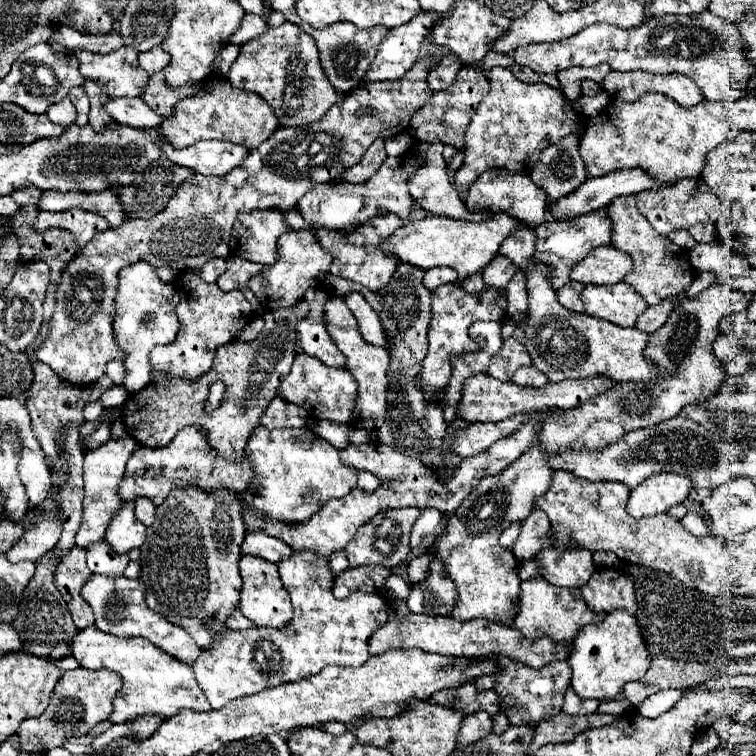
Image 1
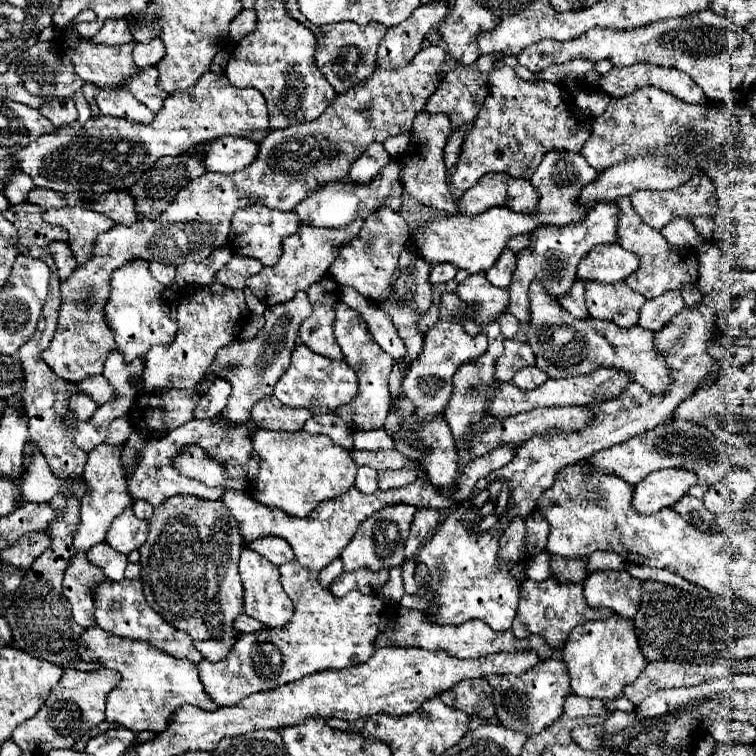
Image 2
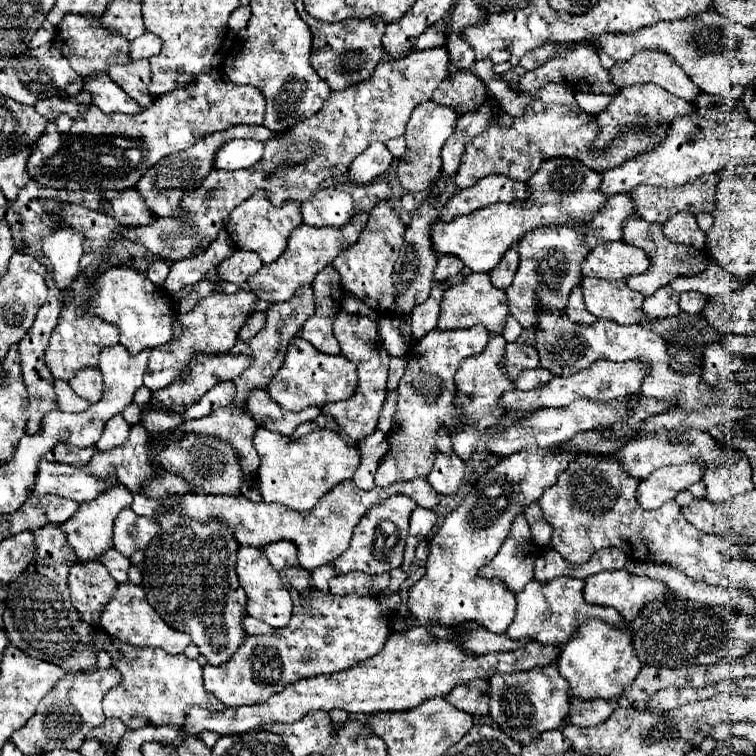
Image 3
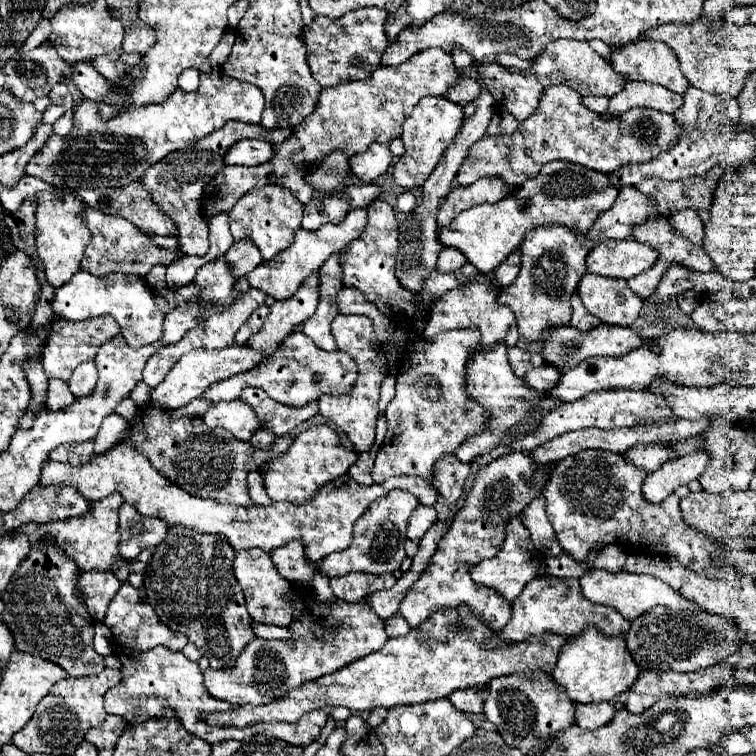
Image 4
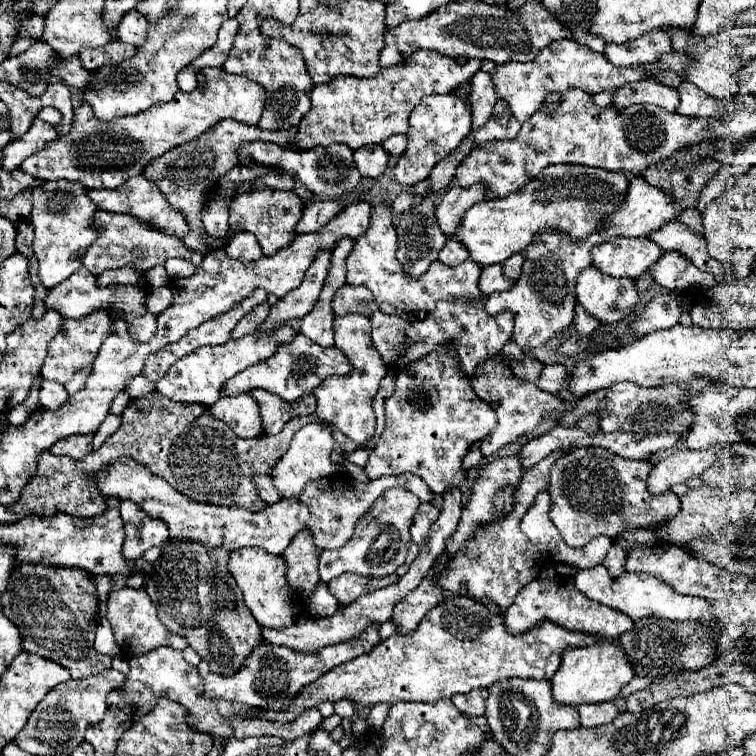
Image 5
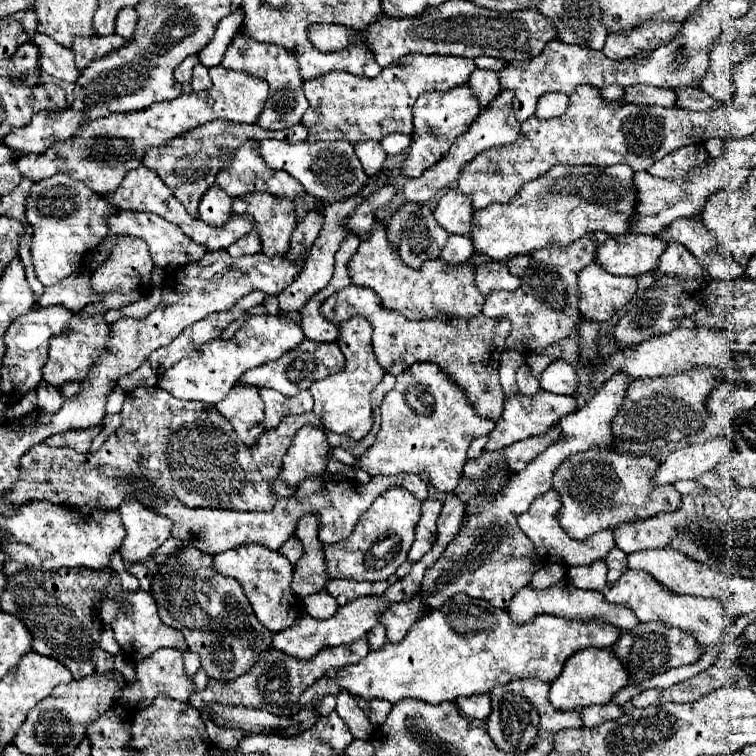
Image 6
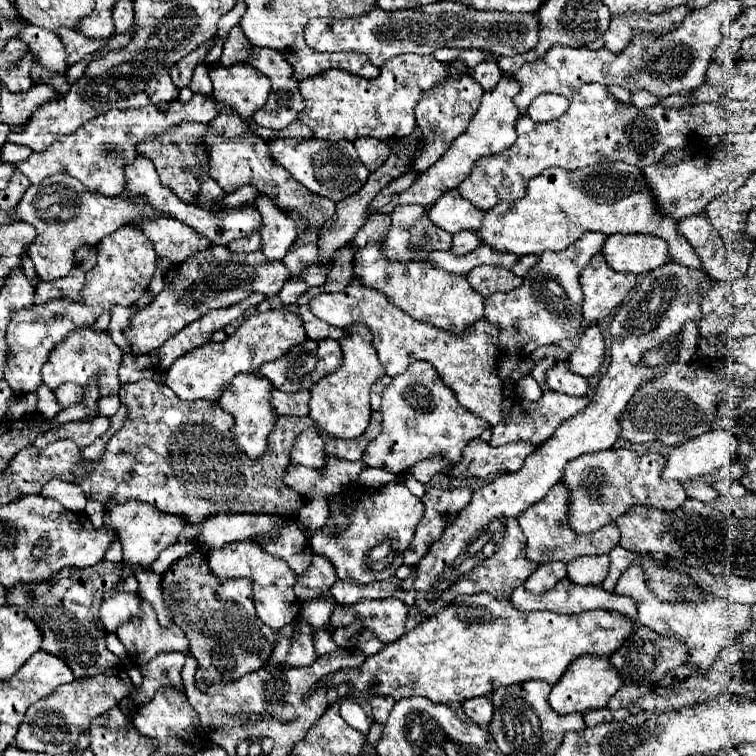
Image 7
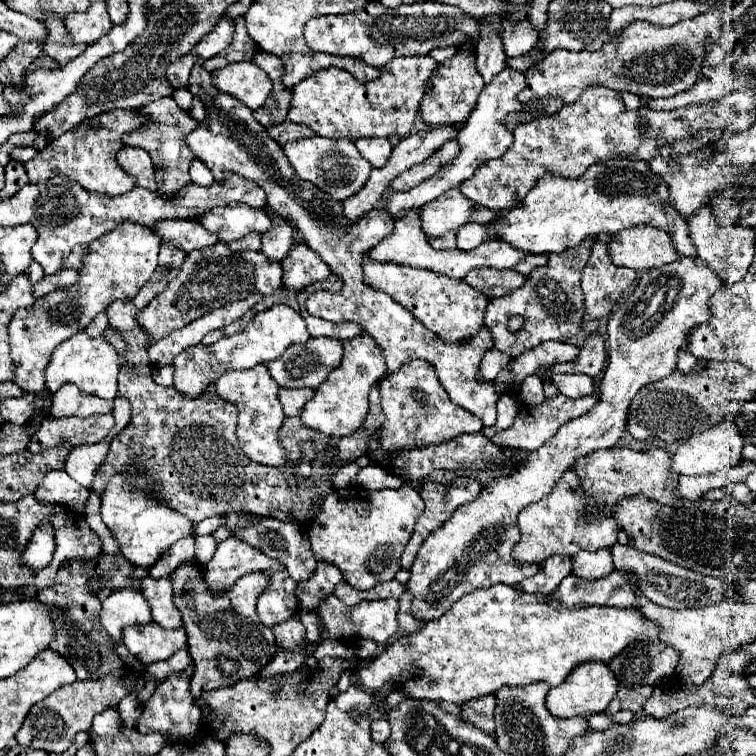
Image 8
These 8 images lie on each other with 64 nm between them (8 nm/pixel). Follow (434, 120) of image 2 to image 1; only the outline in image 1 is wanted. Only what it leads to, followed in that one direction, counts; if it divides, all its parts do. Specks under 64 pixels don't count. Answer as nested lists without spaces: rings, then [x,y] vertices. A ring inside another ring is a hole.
[[[432,142],[430,144],[430,150],[420,154],[416,152],[416,156],[422,156],[426,162],[416,170],[416,174],[410,178],[408,182],[408,188],[410,188],[410,194],[414,196],[414,200],[428,212],[432,214],[438,214],[438,216],[448,216],[448,218],[456,218],[456,220],[468,220],[468,222],[480,222],[480,220],[488,220],[492,214],[488,212],[470,212],[462,198],[460,198],[460,192],[450,184],[448,180],[448,170],[446,170],[446,162],[442,158],[442,142]]]

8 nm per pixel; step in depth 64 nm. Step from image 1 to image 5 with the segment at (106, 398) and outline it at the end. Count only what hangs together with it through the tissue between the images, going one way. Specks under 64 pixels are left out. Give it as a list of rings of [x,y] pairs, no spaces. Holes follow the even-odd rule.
[[[88,366],[84,368],[85,370],[80,370],[80,372],[76,372],[76,376],[78,377],[76,379],[73,379],[71,382],[65,384],[67,392],[70,392],[70,394],[74,394],[74,392],[77,392],[80,388],[84,387],[87,376],[91,372],[91,368],[91,366]]]

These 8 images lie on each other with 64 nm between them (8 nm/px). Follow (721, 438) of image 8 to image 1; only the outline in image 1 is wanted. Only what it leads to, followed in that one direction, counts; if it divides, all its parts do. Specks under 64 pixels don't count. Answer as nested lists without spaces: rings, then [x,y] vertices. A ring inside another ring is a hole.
[[[656,474],[644,480],[628,498],[628,514],[632,518],[646,518],[668,512],[668,508],[680,504],[690,494],[692,484],[686,476]]]

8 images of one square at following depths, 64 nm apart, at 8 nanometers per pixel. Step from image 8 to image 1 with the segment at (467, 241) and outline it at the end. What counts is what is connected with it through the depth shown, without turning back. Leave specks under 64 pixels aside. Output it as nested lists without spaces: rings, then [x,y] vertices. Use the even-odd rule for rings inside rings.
[[[432,268],[432,270],[428,270],[428,272],[424,274],[424,286],[426,286],[430,292],[432,292],[434,288],[442,286],[442,284],[452,282],[452,280],[458,280],[456,270],[452,270],[452,268]]]

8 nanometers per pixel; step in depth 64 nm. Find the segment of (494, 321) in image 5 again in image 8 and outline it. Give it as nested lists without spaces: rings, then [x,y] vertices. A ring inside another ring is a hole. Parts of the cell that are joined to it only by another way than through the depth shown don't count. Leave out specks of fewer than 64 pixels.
[[[202,66],[192,68],[188,90],[194,96],[200,96],[208,110],[206,120],[202,120],[200,126],[186,136],[186,144],[196,154],[196,158],[210,168],[216,180],[224,180],[228,172],[236,172],[242,178],[256,182],[266,192],[268,206],[282,218],[294,222],[294,226],[298,226],[298,230],[302,232],[304,242],[330,266],[332,272],[342,276],[344,280],[342,290],[336,294],[334,292],[312,294],[306,302],[308,312],[334,324],[340,322],[360,324],[362,330],[366,330],[382,348],[388,374],[398,372],[402,364],[412,358],[430,362],[438,372],[440,384],[450,394],[450,400],[466,408],[468,412],[476,414],[484,422],[484,426],[494,426],[496,402],[500,397],[496,392],[496,384],[494,382],[484,384],[484,380],[476,380],[476,368],[480,366],[484,352],[488,352],[488,348],[494,346],[488,328],[482,328],[480,332],[476,332],[476,336],[472,336],[472,340],[466,340],[464,344],[446,344],[432,330],[424,328],[424,324],[420,324],[404,306],[396,304],[388,294],[374,290],[362,282],[362,254],[392,232],[394,222],[390,212],[374,208],[352,228],[346,228],[342,204],[332,196],[324,194],[322,190],[318,190],[316,186],[312,186],[310,182],[300,180],[292,172],[292,166],[282,154],[278,142],[274,142],[268,136],[268,130],[254,120],[252,112],[248,112],[244,104],[240,104],[236,98],[224,92],[218,92],[206,68]]]

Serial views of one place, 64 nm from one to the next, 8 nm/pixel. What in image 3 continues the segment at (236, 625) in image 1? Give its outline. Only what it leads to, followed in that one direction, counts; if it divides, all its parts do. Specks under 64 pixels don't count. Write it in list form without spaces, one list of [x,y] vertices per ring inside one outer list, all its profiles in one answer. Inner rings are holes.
[[[244,616],[242,628],[244,628],[244,632],[248,632],[248,634],[274,634],[274,628],[272,628],[272,626],[268,626],[268,624],[252,618],[252,616]]]

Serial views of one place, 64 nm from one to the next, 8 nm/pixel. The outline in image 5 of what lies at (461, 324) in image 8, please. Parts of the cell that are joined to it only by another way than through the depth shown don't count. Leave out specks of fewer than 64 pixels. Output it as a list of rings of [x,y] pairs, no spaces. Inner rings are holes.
[[[376,204],[372,208],[370,226],[368,230],[354,240],[354,248],[346,258],[346,282],[366,286],[376,304],[384,314],[396,314],[408,320],[418,320],[426,314],[430,314],[440,300],[452,300],[452,298],[468,298],[478,300],[478,278],[480,278],[480,266],[472,260],[466,260],[460,266],[448,268],[442,262],[434,262],[426,274],[420,278],[408,278],[404,276],[398,260],[396,250],[398,248],[398,236],[396,228],[392,224],[392,210],[386,204]]]

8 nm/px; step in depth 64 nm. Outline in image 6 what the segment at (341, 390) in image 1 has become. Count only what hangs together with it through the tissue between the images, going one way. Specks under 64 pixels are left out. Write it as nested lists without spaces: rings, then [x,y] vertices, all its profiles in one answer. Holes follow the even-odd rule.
[[[304,338],[300,344],[296,344],[296,348],[288,350],[284,356],[270,360],[270,362],[264,362],[258,368],[244,372],[238,382],[248,384],[248,386],[256,386],[256,388],[272,388],[284,396],[296,396],[298,392],[308,390],[316,380],[322,380],[328,374],[344,370],[344,364],[346,364],[344,354],[340,352],[336,342],[320,344],[320,342],[312,342],[312,340]]]

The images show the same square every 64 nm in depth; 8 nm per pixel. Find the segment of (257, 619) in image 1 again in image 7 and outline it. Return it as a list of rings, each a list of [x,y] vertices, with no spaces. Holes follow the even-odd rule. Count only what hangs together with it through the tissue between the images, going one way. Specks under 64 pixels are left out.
[[[244,540],[244,542],[230,544],[222,550],[212,550],[208,558],[210,558],[210,570],[218,578],[248,578],[248,580],[252,580],[254,592],[256,592],[256,614],[272,630],[280,630],[286,624],[296,622],[296,618],[300,616],[300,604],[296,604],[296,596],[292,590],[296,578],[294,578],[290,566],[286,564],[286,560],[268,554],[254,540],[252,542]]]

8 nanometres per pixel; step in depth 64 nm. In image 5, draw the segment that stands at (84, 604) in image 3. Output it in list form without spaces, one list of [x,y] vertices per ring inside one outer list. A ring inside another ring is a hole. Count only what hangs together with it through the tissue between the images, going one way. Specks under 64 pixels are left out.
[[[90,576],[94,580],[96,586],[96,598],[98,598],[98,610],[100,614],[106,612],[106,602],[108,602],[108,594],[112,590],[112,578],[110,576]]]

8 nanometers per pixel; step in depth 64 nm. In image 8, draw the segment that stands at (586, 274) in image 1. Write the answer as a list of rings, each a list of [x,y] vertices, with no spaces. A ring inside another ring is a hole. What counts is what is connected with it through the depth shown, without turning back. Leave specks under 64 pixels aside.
[[[652,226],[630,228],[612,234],[608,252],[612,264],[632,270],[650,270],[680,258],[670,244],[670,236]]]

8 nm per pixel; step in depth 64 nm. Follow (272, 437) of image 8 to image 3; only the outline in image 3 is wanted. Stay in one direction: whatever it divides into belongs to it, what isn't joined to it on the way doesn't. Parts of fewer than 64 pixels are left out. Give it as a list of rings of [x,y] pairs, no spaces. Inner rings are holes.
[[[232,406],[218,408],[210,416],[204,416],[200,420],[186,420],[176,428],[176,438],[182,434],[194,432],[204,436],[216,436],[222,440],[228,440],[236,452],[236,456],[242,460],[242,476],[244,480],[252,480],[256,476],[256,470],[260,466],[260,456],[254,452],[252,436],[256,432],[256,424],[246,412],[236,410]]]

